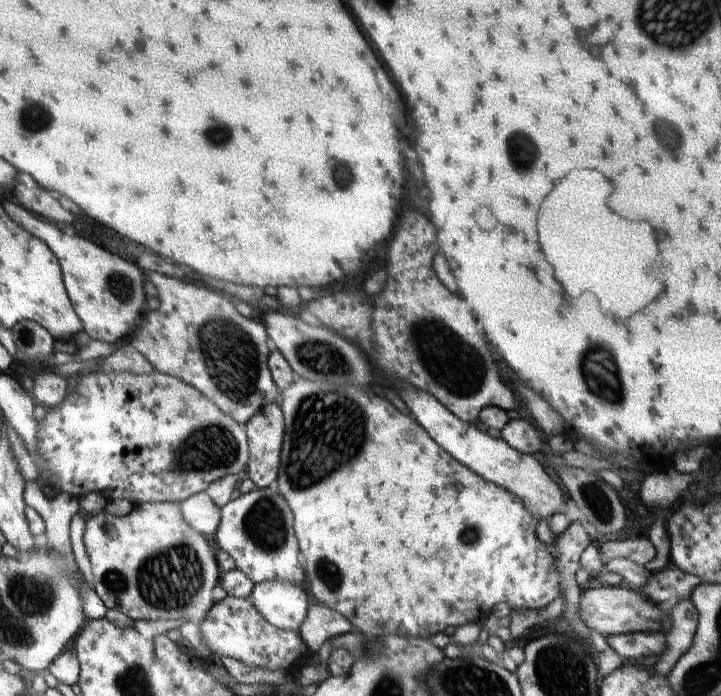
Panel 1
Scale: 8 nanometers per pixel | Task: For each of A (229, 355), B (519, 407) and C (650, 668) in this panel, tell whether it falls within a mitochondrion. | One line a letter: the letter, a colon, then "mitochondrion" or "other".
A: mitochondrion
B: other
C: other

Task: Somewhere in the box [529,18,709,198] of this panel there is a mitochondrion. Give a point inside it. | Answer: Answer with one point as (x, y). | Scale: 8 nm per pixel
(667, 134)

